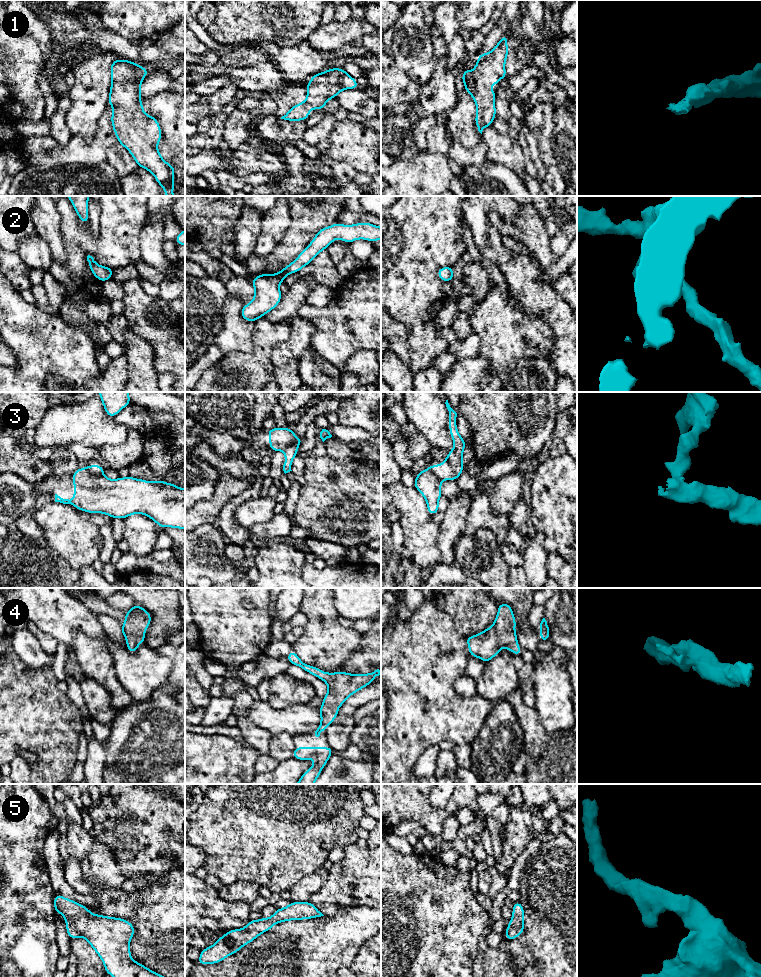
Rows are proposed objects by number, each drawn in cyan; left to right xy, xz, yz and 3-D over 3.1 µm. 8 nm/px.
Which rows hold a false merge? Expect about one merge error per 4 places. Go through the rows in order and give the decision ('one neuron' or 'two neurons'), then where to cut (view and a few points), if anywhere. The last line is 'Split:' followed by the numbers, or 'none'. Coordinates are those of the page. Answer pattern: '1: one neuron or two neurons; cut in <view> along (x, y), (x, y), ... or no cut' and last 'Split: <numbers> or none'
1: one neuron; no cut
2: one neuron; no cut
3: two neurons; cut in xy along (86, 468), (93, 474), (101, 475)
4: one neuron; no cut
5: one neuron; no cut
Split: 3

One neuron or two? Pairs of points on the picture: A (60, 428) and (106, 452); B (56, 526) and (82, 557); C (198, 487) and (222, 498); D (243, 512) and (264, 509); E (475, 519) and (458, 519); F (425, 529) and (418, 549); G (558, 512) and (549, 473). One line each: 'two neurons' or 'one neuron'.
A: two neurons
B: one neuron
C: two neurons
D: one neuron
E: two neurons
F: one neuron
G: one neuron

